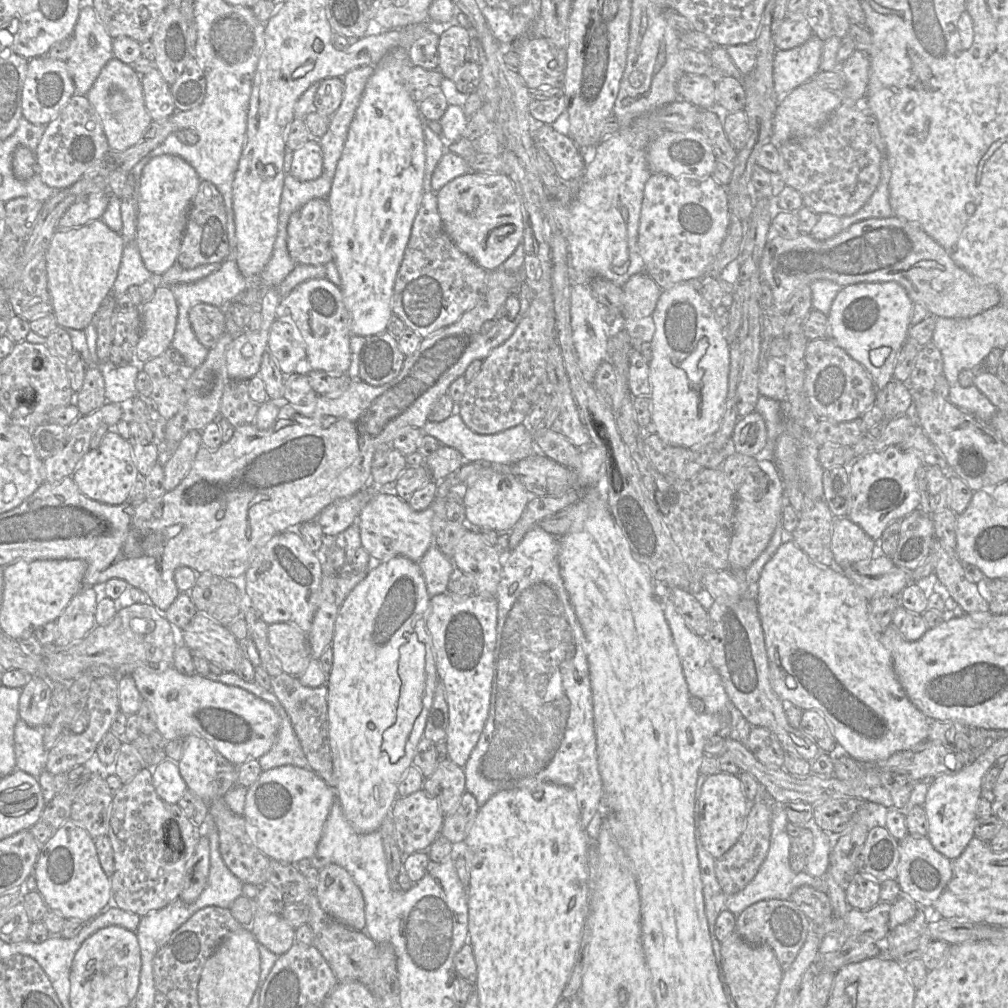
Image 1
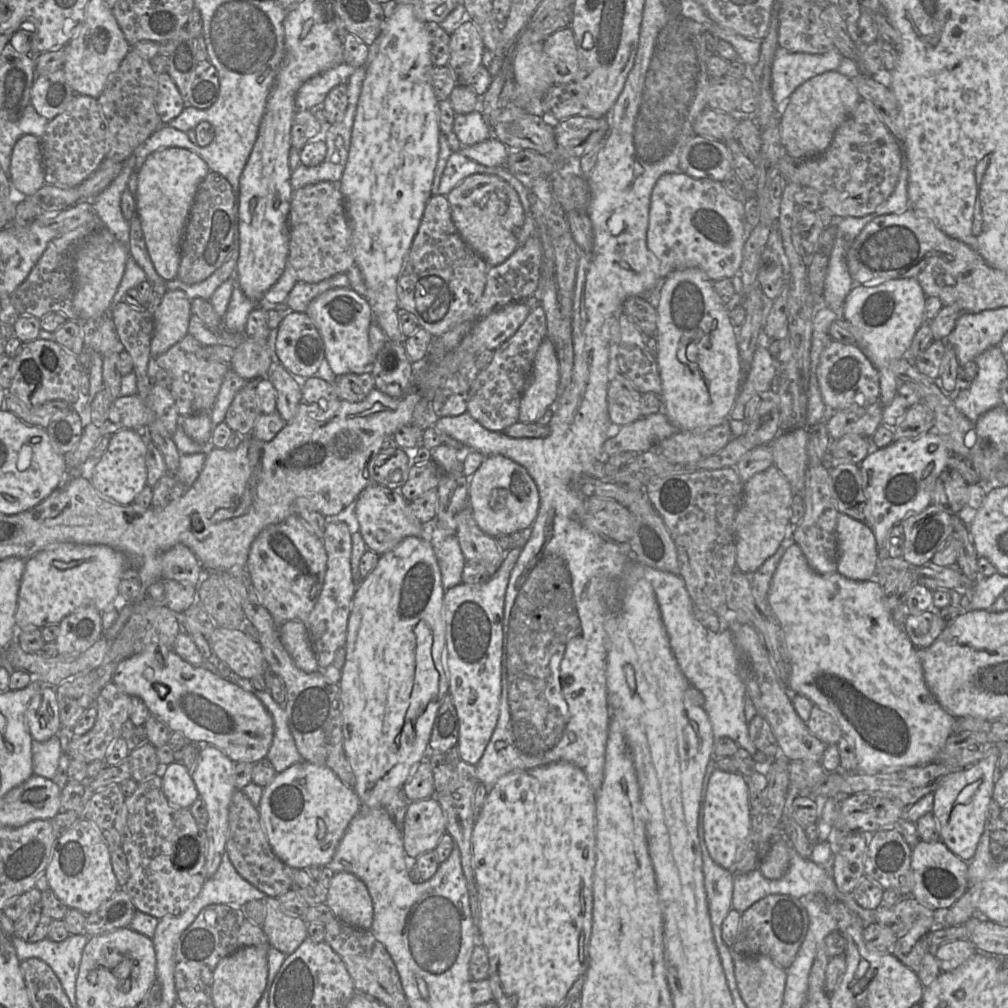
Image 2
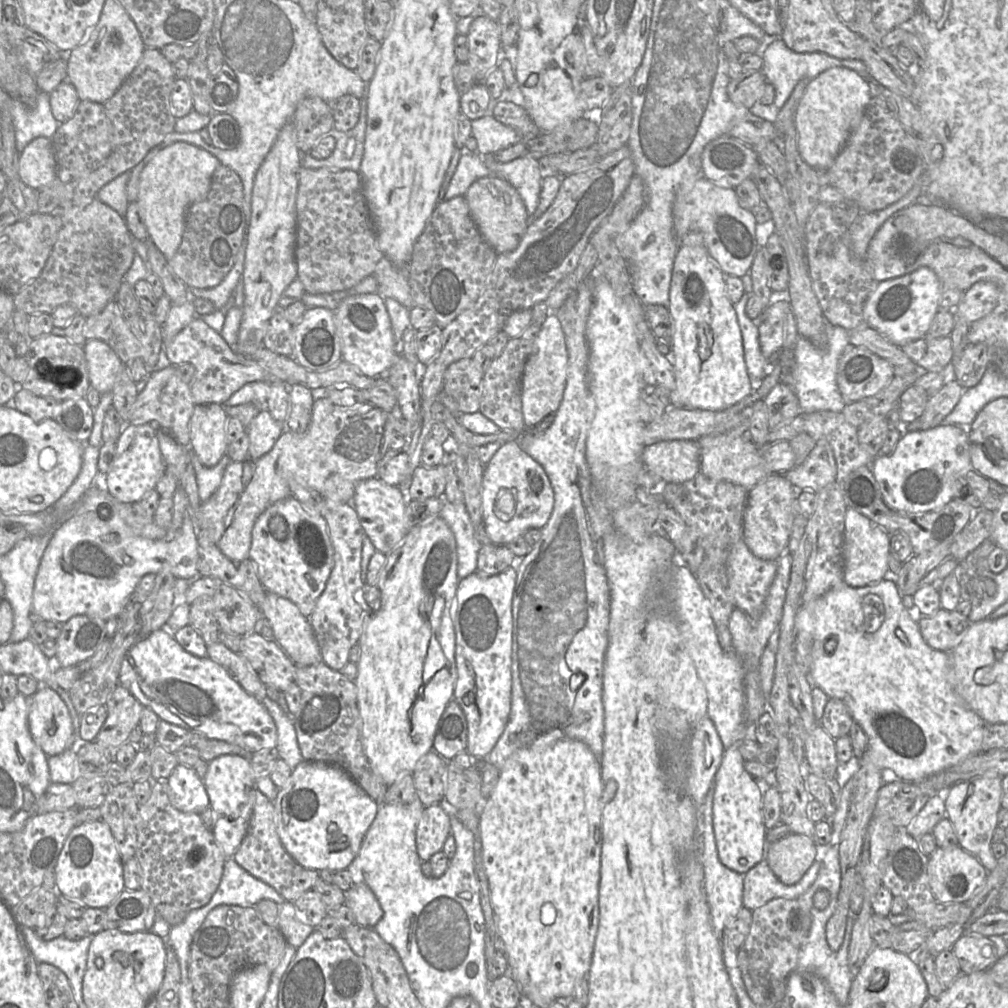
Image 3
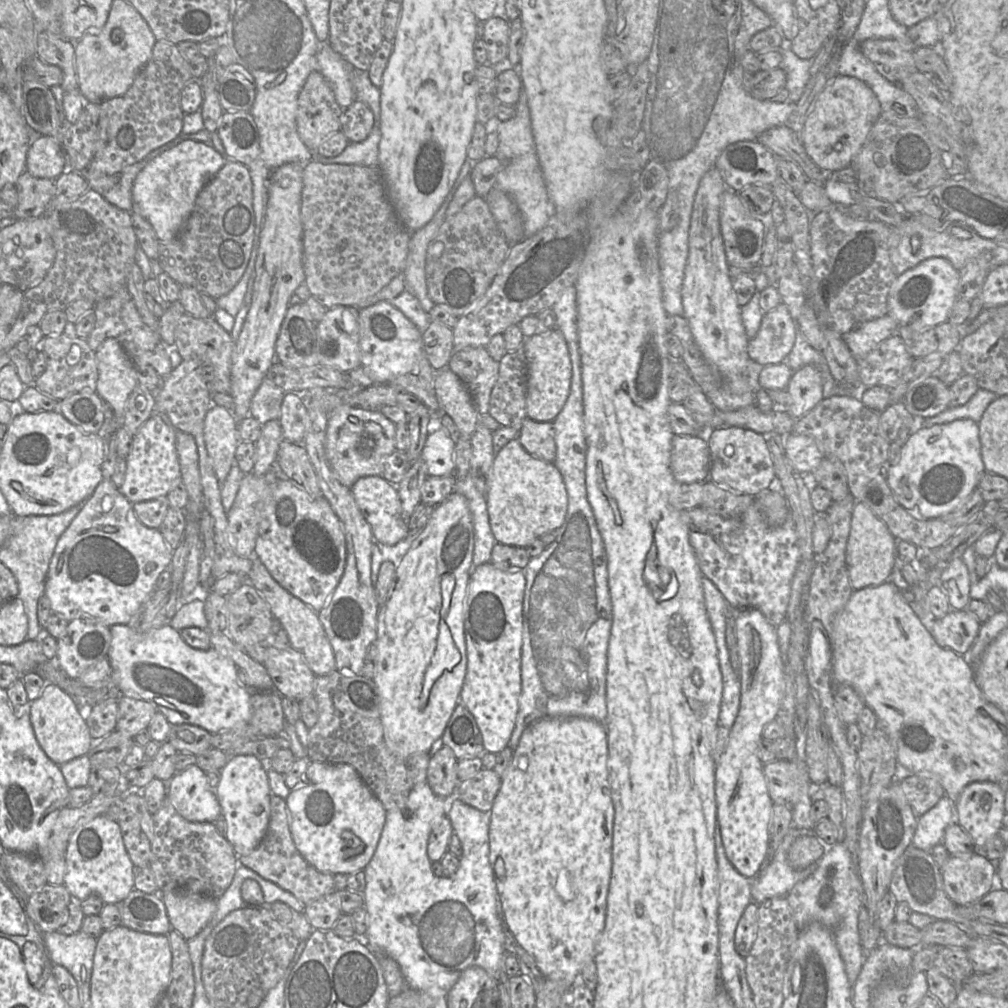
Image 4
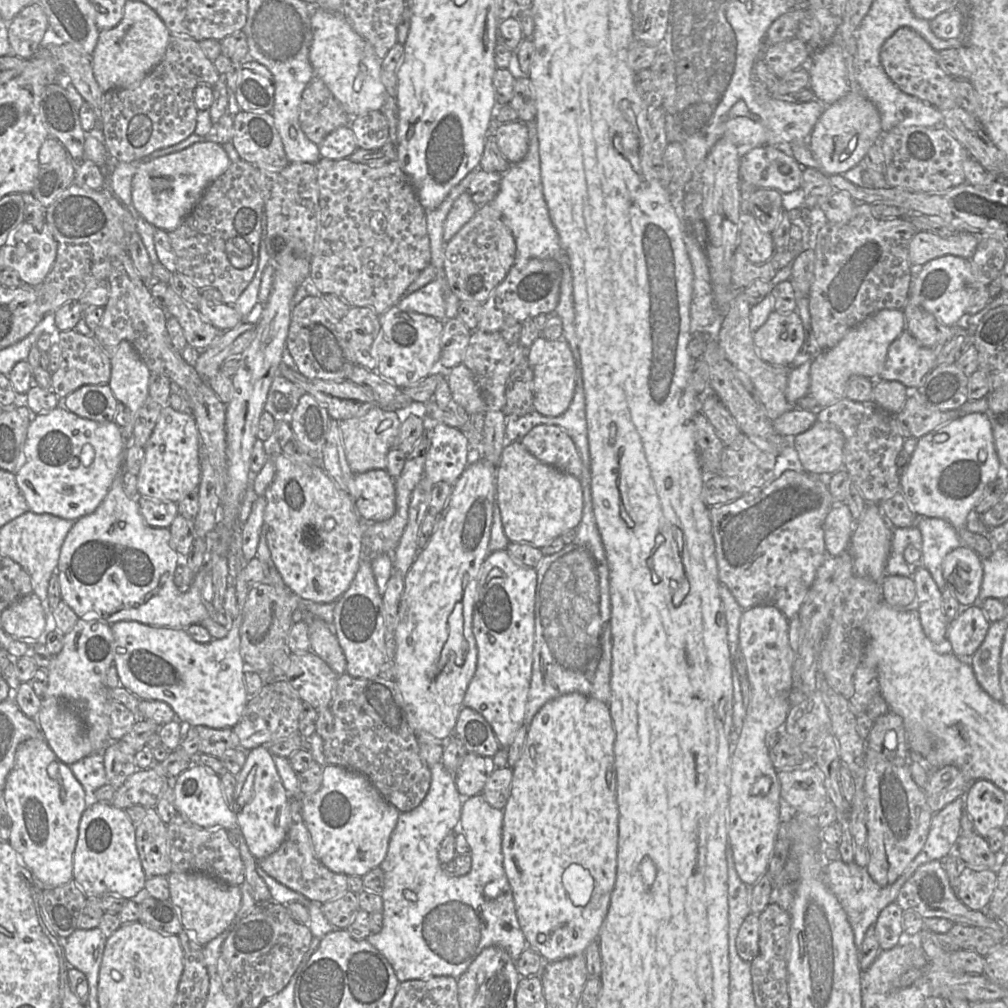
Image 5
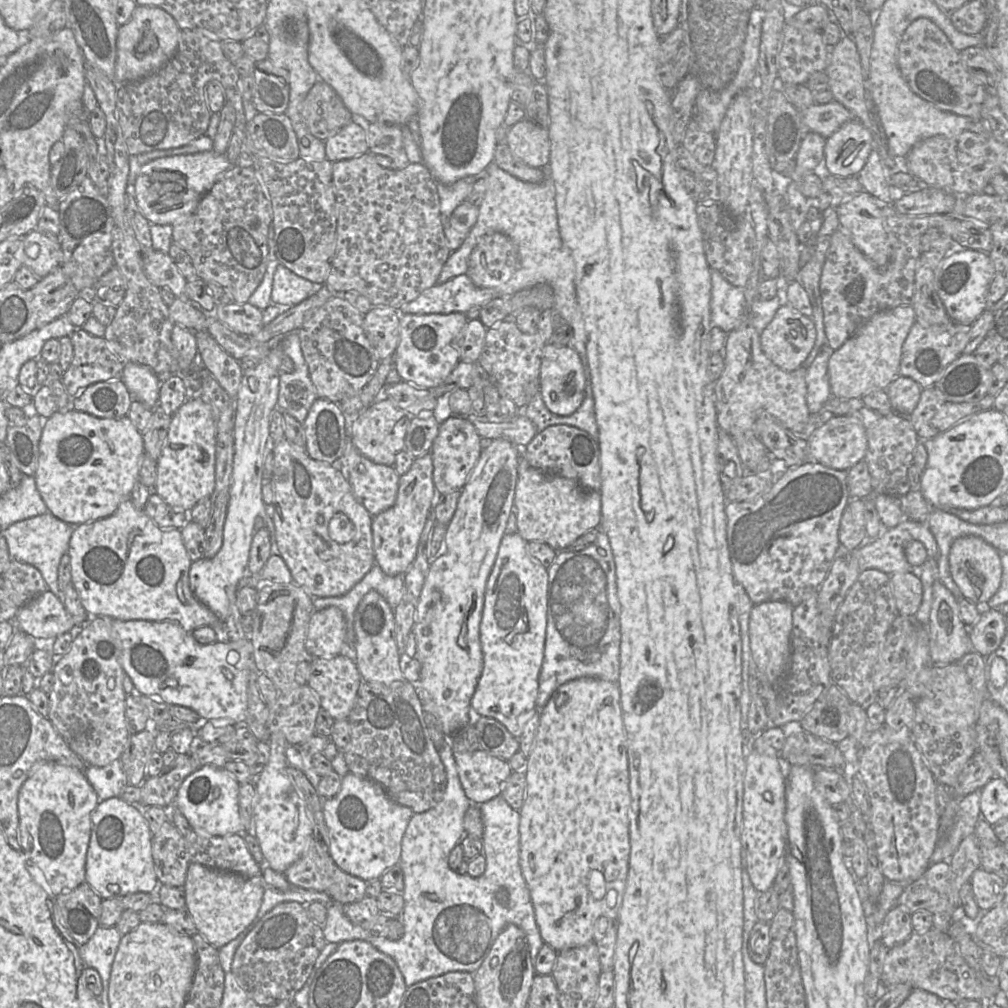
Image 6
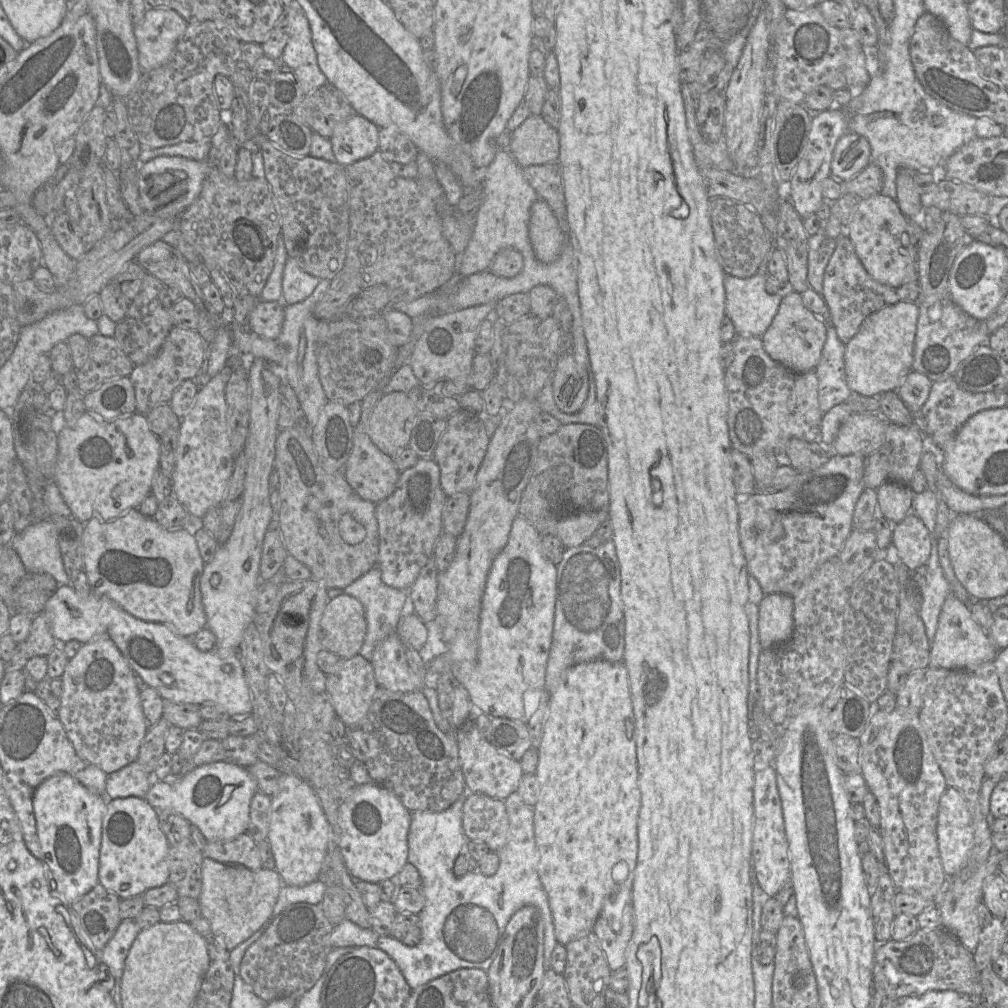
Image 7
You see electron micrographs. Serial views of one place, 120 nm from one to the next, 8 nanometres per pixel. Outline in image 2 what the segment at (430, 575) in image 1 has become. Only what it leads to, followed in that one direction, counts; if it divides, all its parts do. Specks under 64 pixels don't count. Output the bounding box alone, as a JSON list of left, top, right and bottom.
[426,523,466,590]

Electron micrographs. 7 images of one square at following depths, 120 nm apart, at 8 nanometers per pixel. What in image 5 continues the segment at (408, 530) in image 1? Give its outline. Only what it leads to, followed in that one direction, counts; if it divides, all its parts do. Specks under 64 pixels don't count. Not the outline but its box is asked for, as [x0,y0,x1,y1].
[348,470,395,523]

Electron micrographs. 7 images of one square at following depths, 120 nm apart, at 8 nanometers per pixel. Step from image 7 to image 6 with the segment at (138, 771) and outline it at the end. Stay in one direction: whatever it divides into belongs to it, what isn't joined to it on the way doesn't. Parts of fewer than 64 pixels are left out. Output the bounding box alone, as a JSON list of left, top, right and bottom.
[83,760,128,800]

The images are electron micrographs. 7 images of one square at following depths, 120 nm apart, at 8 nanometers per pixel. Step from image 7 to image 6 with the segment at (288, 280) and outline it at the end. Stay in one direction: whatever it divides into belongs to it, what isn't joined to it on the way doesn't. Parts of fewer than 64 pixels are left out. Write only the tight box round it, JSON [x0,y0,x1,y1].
[271,264,316,306]

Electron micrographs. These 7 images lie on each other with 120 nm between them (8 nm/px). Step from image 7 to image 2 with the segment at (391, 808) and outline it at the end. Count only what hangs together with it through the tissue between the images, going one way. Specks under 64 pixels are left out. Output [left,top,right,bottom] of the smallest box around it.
[257,761,362,869]

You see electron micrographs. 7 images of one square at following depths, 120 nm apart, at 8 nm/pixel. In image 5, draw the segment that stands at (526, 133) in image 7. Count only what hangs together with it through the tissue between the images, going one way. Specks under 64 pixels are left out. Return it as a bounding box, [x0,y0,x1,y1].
[494,121,529,162]

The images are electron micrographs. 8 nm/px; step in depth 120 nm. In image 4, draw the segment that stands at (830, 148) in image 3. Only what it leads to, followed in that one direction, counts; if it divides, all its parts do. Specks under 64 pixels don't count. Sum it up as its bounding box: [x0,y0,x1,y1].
[799,75,881,170]

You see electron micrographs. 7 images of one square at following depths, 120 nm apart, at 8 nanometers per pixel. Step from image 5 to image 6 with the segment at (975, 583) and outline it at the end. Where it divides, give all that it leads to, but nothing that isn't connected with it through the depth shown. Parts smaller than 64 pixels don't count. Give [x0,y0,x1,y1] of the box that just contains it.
[949,536,1002,604]

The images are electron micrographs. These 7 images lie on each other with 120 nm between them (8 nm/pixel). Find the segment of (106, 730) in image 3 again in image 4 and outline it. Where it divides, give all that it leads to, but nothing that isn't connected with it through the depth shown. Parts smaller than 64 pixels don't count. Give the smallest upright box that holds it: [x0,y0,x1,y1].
[116,695,157,738]

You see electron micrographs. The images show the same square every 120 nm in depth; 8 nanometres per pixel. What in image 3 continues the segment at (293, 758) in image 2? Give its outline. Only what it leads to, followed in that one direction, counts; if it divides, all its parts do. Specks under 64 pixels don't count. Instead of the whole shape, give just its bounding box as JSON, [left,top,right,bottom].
[258,697,304,769]

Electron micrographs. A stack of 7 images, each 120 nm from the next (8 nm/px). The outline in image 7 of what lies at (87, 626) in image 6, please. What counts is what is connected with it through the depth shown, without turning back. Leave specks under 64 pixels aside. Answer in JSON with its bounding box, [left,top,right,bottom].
[58,637,149,775]

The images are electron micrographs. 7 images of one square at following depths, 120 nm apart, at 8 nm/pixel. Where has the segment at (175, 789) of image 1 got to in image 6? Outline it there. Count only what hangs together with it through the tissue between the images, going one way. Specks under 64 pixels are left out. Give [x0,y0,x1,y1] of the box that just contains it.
[174,765,244,836]

